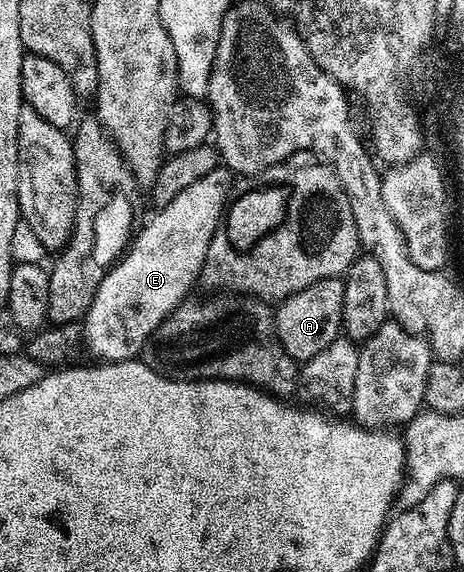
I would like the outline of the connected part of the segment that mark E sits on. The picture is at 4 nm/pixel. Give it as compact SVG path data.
M225 167L213 169L204 179L196 179L192 187L184 187L176 199L157 210L158 214L137 230L136 236L131 240L122 260L116 262L104 275L100 287L94 296L94 302L86 312L84 324L80 333L84 338L84 349L91 353L91 358L102 363L112 361L133 361L141 354L146 341L160 327L160 323L177 305L182 304L191 296L190 288L194 281L199 280L202 265L208 255L208 243L212 243L214 234L219 232L220 222L226 212L226 202L232 192L230 186L231 170Z

